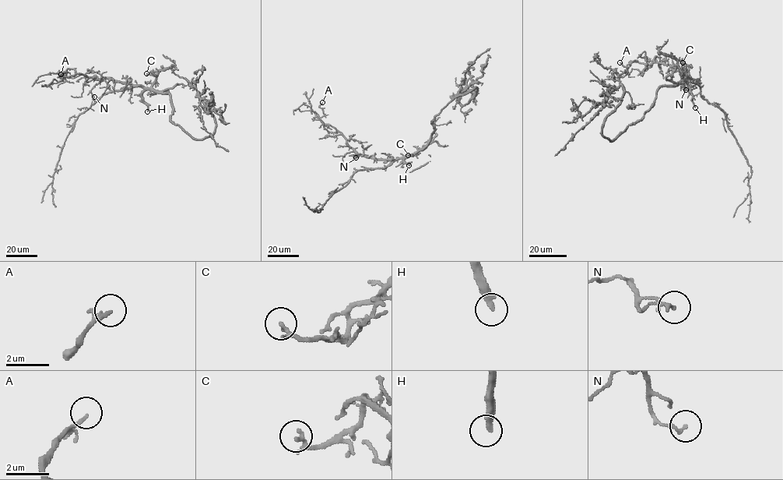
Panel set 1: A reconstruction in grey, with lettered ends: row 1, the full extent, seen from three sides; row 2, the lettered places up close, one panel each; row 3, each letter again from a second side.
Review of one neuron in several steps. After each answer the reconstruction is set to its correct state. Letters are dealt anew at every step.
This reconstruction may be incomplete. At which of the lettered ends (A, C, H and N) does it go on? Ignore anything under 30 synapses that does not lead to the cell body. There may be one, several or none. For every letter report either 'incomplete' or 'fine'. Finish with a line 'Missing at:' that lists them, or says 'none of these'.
A: fine
C: fine
H: incomplete
N: fine
Missing at: H

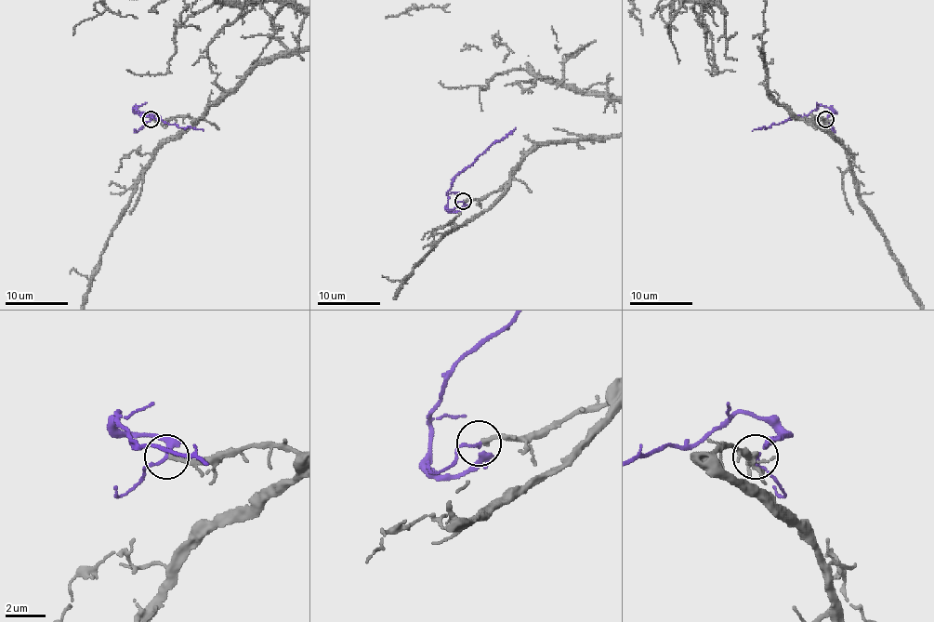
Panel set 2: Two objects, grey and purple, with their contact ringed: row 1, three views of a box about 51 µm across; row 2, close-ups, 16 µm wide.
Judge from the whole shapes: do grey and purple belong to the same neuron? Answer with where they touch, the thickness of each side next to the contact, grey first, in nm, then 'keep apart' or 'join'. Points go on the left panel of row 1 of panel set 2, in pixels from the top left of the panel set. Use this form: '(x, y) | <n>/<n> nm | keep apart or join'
(151, 119) | 240/150 nm | join

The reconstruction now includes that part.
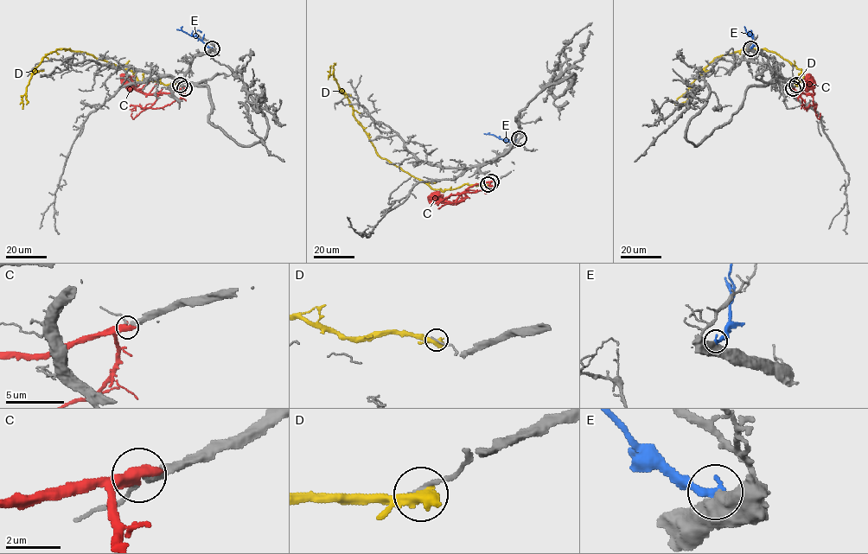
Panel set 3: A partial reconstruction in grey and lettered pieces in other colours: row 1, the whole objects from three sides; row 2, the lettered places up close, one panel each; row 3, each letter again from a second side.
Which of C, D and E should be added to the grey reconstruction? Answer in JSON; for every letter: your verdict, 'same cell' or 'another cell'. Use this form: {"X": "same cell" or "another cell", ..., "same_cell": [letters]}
{"C": "same cell", "D": "another cell", "E": "another cell", "same_cell": ["C"]}

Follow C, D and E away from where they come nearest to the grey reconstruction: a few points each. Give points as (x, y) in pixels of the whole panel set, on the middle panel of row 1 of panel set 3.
C: (492, 181), (469, 187), (462, 194), (464, 201), (439, 208)
D: (488, 184), (464, 184), (442, 192), (382, 158), (355, 117), (349, 100), (333, 75), (328, 76), (329, 66)
E: (519, 138), (505, 141), (484, 133)

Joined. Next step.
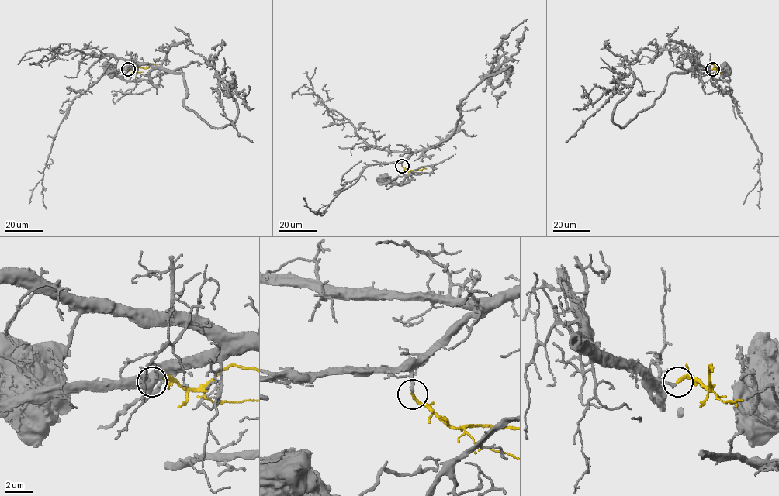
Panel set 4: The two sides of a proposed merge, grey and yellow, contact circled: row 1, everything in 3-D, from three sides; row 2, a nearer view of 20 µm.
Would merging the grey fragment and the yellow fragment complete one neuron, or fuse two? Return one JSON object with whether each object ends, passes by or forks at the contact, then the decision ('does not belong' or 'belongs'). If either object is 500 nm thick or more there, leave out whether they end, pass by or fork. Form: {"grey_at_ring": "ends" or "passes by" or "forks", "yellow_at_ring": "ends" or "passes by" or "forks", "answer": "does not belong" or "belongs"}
{"grey_at_ring": "ends", "yellow_at_ring": "ends", "answer": "belongs"}

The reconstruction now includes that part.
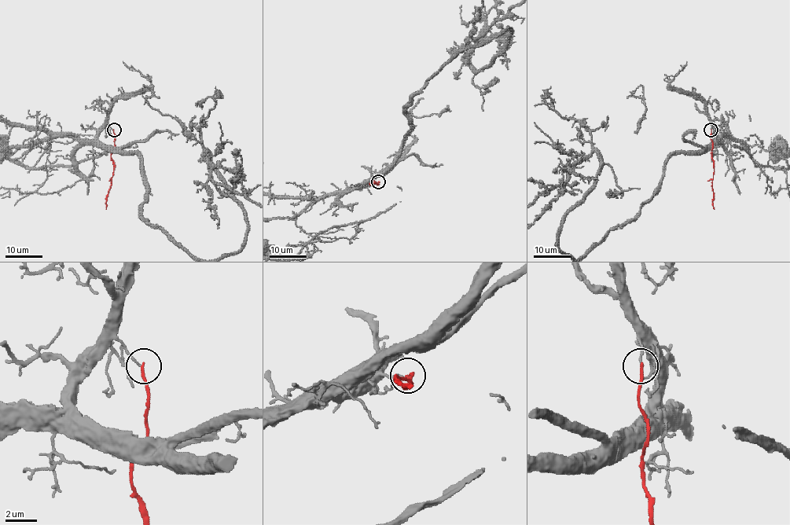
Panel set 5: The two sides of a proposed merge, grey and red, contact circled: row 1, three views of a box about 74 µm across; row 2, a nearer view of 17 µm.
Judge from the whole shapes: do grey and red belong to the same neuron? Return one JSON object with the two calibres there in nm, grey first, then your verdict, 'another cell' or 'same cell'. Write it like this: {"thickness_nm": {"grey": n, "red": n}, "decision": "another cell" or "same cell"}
{"thickness_nm": {"grey": 110, "red": 180}, "decision": "another cell"}

